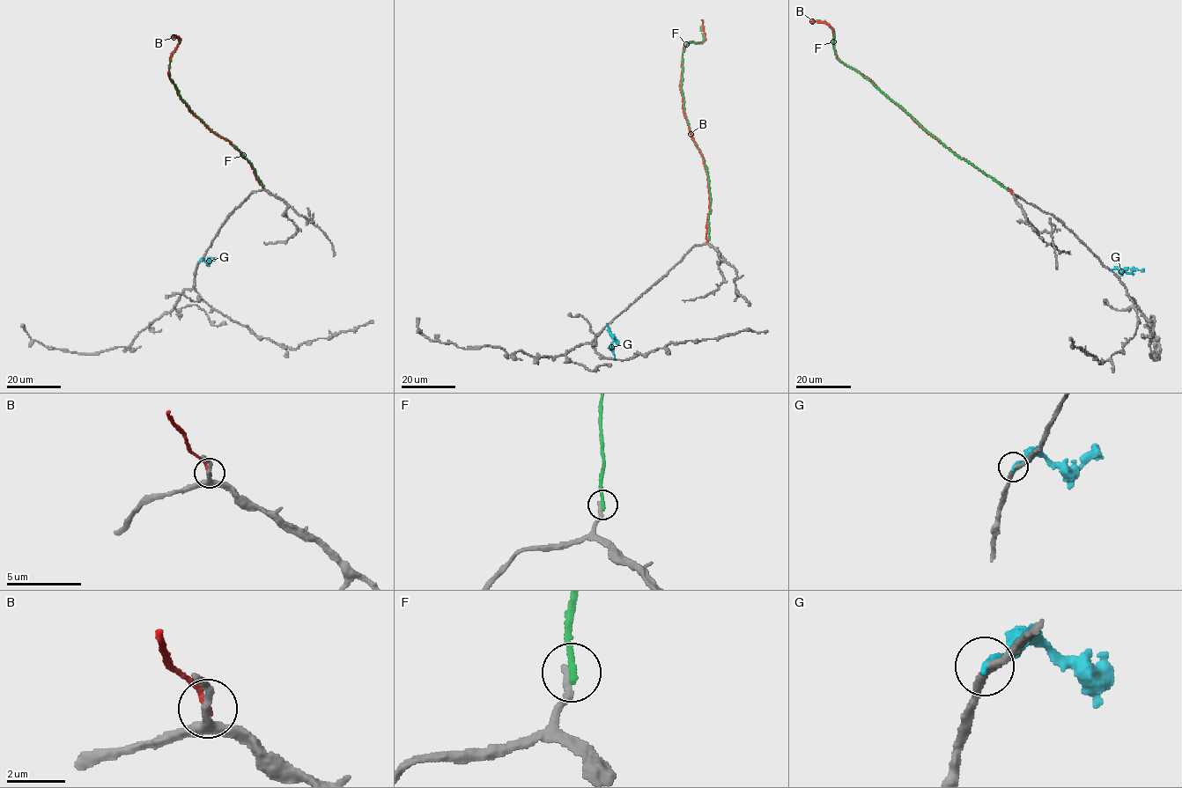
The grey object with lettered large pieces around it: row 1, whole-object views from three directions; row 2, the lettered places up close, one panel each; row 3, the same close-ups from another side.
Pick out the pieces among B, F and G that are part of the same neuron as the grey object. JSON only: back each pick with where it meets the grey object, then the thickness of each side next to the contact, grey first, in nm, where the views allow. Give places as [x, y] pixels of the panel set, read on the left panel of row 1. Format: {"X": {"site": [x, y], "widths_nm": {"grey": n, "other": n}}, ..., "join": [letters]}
{"join": []}

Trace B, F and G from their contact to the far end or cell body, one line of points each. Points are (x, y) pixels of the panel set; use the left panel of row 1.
B: (262, 187), (239, 150), (206, 128), (179, 97), (167, 74), (170, 56), (180, 40), (172, 38)
F: (262, 185), (241, 153), (209, 128), (181, 99), (168, 75), (170, 56), (177, 44), (178, 38), (173, 36)
G: (198, 262), (203, 260), (208, 263), (215, 258)

